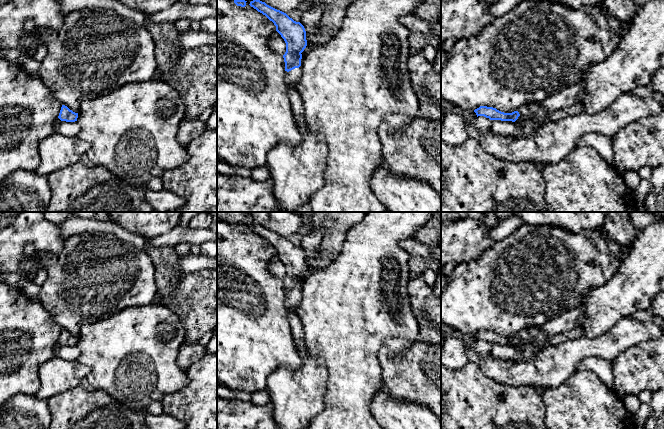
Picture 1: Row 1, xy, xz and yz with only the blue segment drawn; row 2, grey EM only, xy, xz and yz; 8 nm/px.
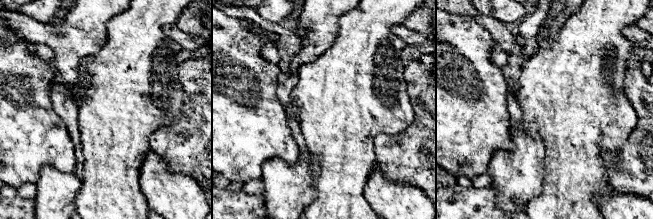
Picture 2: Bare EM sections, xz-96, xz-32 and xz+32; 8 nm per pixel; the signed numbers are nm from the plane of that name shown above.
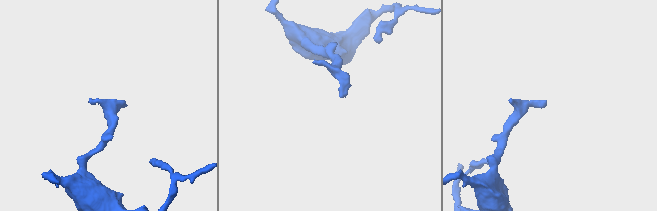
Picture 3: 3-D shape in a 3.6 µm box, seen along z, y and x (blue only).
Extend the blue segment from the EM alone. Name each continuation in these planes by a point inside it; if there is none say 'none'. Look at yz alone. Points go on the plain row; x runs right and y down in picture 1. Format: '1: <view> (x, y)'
1: yz (523, 334)

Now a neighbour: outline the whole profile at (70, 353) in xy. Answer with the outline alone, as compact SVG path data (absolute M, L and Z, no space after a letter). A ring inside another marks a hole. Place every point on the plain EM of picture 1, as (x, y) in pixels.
M61 345L59 357L67 361L77 361L80 356L80 350L77 345L66 346Z

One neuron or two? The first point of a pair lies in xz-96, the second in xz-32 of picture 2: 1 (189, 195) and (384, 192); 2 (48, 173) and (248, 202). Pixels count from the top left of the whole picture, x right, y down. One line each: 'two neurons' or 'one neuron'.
1: one neuron
2: two neurons

